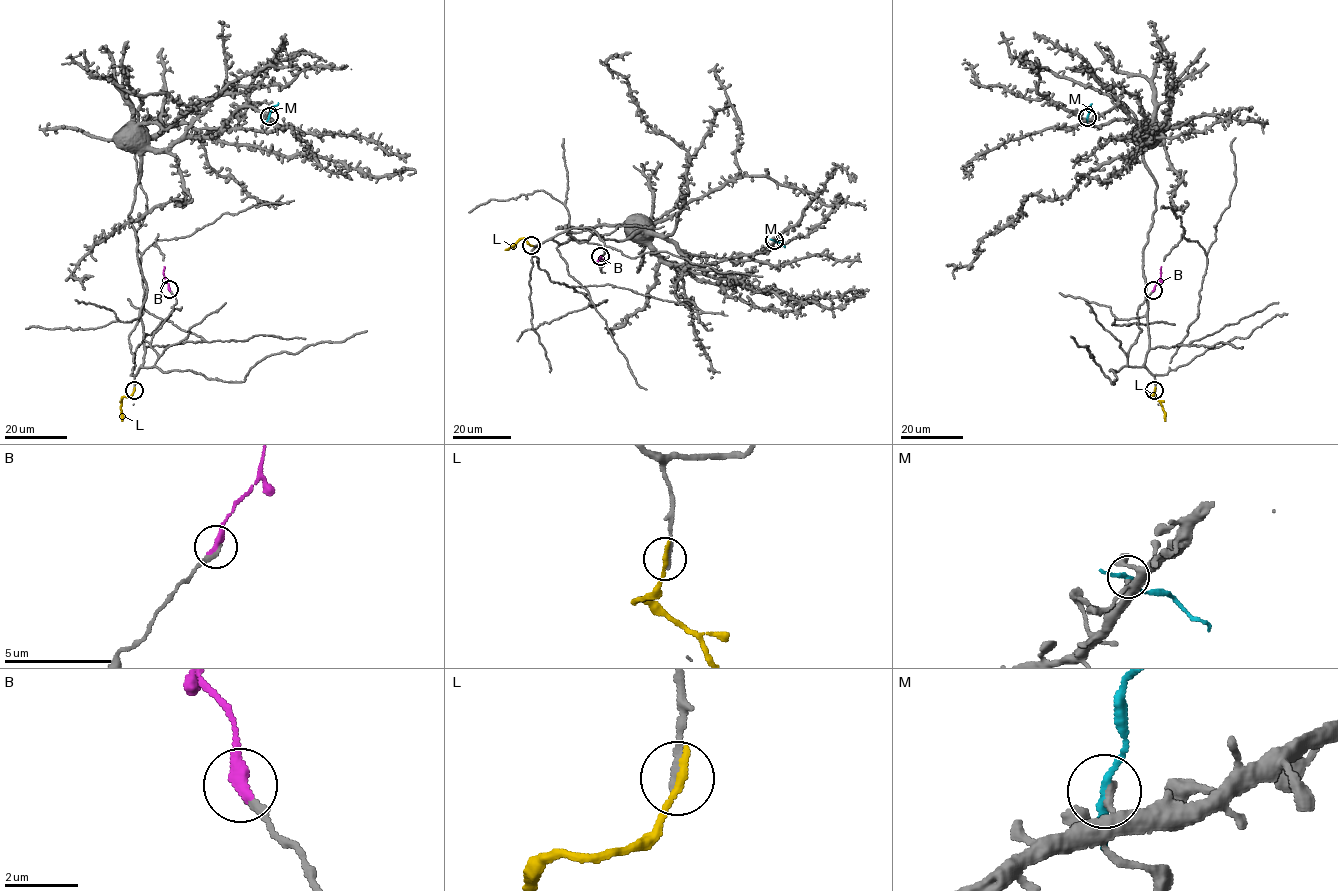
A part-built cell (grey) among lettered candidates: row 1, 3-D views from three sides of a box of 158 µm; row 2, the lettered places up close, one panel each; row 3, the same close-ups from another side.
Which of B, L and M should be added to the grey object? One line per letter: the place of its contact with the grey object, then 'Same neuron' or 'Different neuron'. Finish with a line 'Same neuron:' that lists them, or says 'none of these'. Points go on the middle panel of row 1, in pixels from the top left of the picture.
B: Touches grey at (600, 256). Same neuron
L: Touches grey at (531, 245). Different neuron
M: Touches grey at (774, 240). Different neuron
Same neuron: B

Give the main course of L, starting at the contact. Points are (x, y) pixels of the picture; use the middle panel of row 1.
L: (531, 245), (521, 238), (505, 250)

